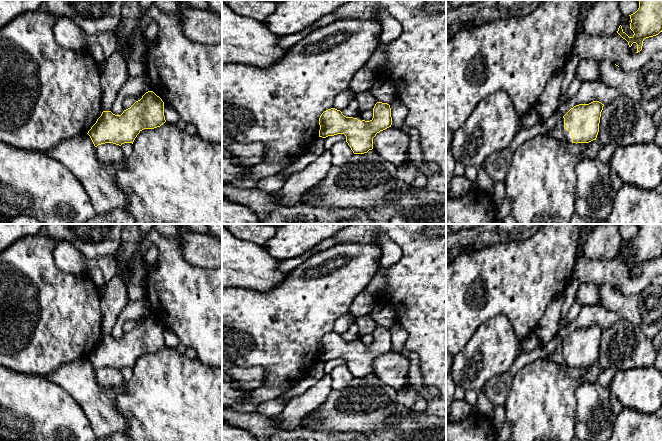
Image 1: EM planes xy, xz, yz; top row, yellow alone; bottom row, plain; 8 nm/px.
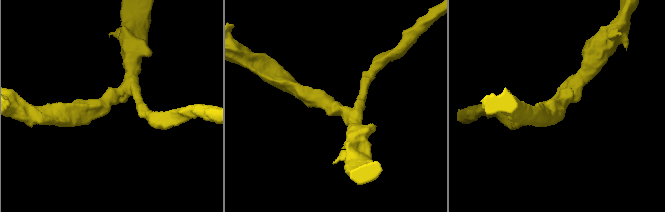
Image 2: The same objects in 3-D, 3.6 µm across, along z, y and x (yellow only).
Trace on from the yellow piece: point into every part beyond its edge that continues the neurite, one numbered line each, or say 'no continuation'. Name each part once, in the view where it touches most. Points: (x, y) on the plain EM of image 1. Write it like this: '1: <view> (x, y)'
1: yz (567, 358)

